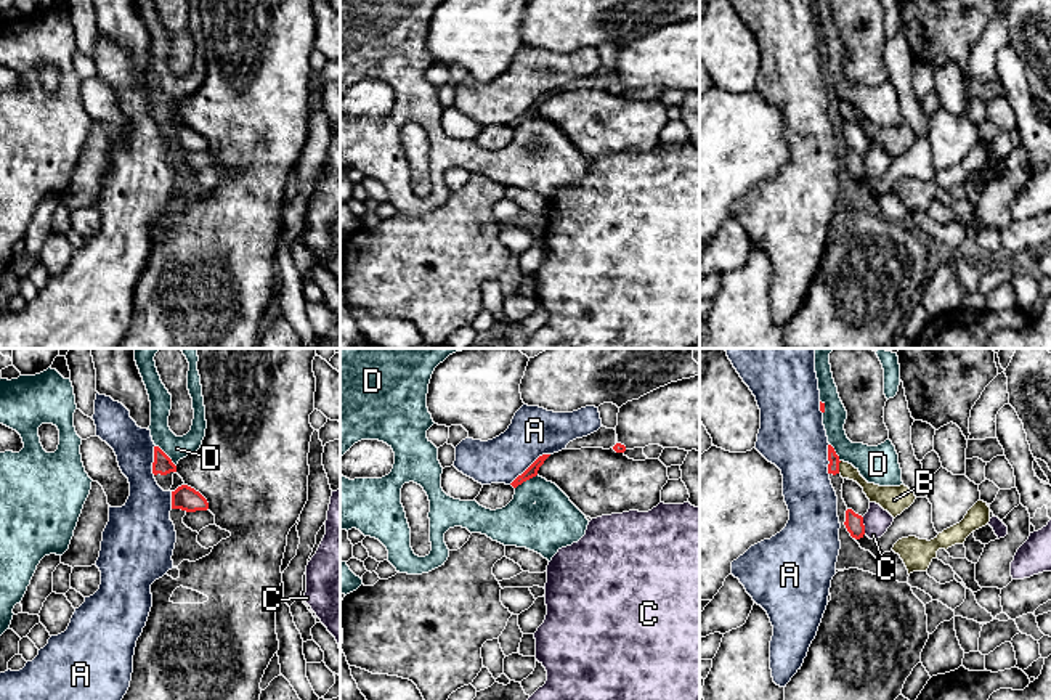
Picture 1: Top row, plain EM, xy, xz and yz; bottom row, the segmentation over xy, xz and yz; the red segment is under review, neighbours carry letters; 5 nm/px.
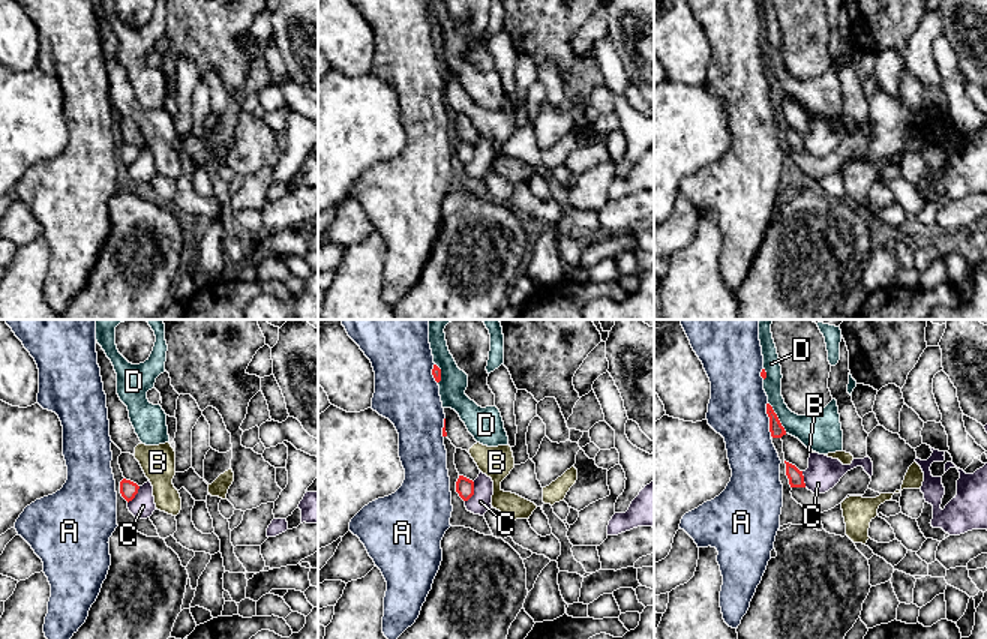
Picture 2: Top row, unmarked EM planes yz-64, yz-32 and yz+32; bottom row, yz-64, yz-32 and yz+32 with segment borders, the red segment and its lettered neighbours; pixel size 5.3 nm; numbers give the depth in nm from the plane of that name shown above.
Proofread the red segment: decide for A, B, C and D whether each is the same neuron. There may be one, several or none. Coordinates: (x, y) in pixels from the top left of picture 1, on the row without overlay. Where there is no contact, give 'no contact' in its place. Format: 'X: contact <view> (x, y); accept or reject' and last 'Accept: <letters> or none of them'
A: contact xz (530, 106); reject
B: contact yz (838, 108); reject
C: contact yz (864, 166); reject
D: contact xy (167, 97); reject
Accept: none of them

